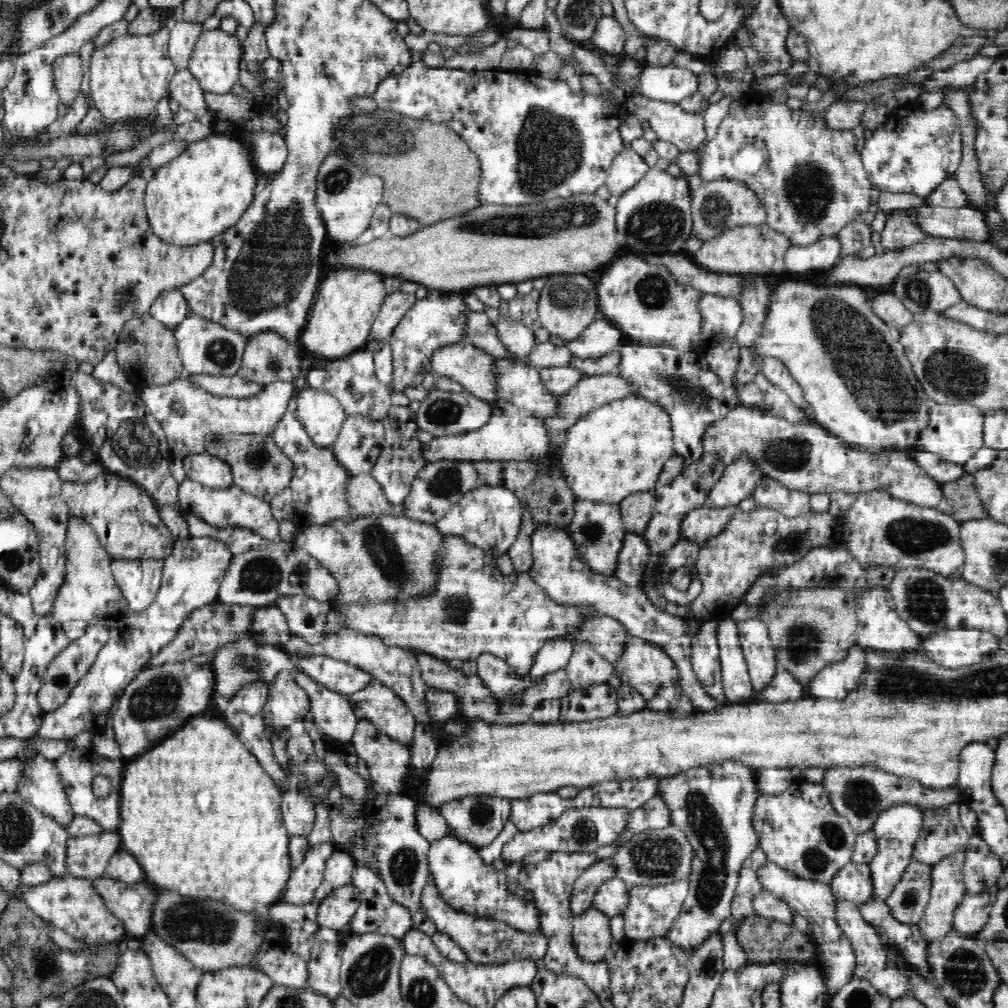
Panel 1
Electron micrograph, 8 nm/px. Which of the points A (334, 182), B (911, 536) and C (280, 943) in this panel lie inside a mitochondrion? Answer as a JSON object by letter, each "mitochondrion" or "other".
{"A":"mitochondrion","B":"mitochondrion","C":"other"}

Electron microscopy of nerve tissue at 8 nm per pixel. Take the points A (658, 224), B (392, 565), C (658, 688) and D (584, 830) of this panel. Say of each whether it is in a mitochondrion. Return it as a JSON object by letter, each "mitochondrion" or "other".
{"A":"mitochondrion","B":"mitochondrion","C":"mitochondrion","D":"mitochondrion"}

